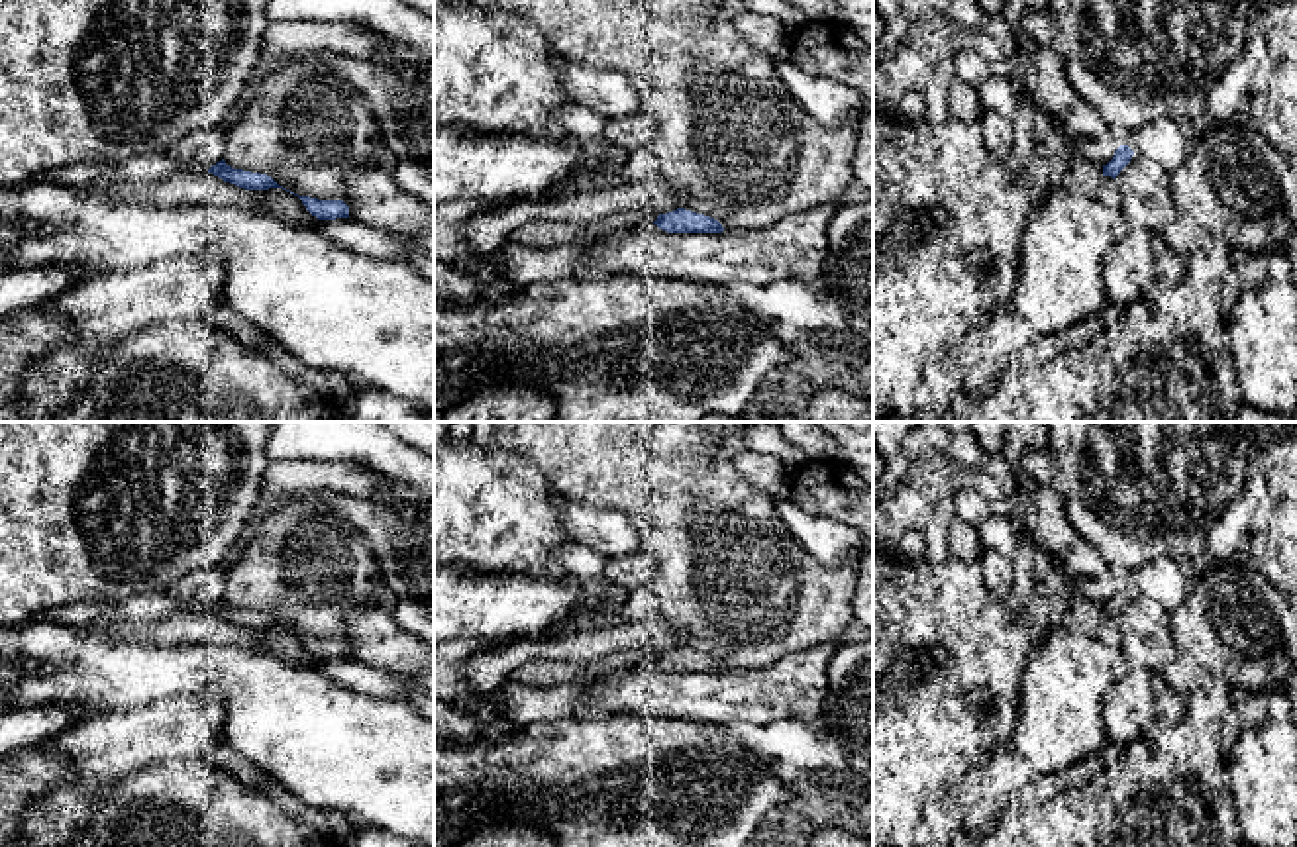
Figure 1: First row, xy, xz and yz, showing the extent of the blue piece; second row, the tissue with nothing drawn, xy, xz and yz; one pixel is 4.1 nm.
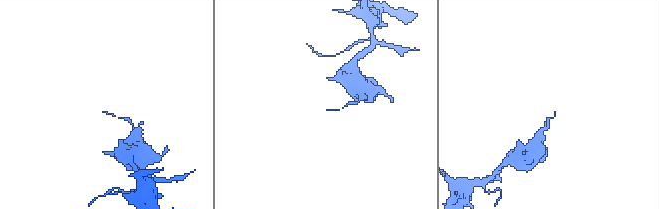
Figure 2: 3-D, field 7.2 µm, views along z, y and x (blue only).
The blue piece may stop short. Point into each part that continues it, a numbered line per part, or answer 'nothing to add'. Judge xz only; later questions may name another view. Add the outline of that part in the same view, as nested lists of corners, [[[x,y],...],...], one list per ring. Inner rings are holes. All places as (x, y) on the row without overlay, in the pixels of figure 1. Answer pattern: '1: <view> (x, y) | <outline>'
nothing to add

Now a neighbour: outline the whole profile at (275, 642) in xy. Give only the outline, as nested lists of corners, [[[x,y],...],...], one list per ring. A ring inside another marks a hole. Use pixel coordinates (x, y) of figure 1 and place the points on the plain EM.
[[[283,627],[251,629],[251,635],[255,639],[255,649],[265,655],[285,659],[310,671],[318,671],[320,667],[322,659],[312,655],[298,635]]]

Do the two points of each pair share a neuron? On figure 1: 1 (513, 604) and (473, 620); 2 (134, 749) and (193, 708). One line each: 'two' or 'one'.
1: one
2: one

